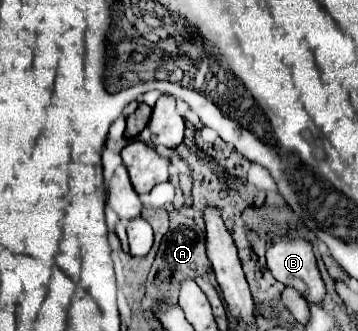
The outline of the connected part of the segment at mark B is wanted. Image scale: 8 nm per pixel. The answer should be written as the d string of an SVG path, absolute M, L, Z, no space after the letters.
M274 240L266 260L278 282L298 290L312 304L324 304L326 290L308 240Z

